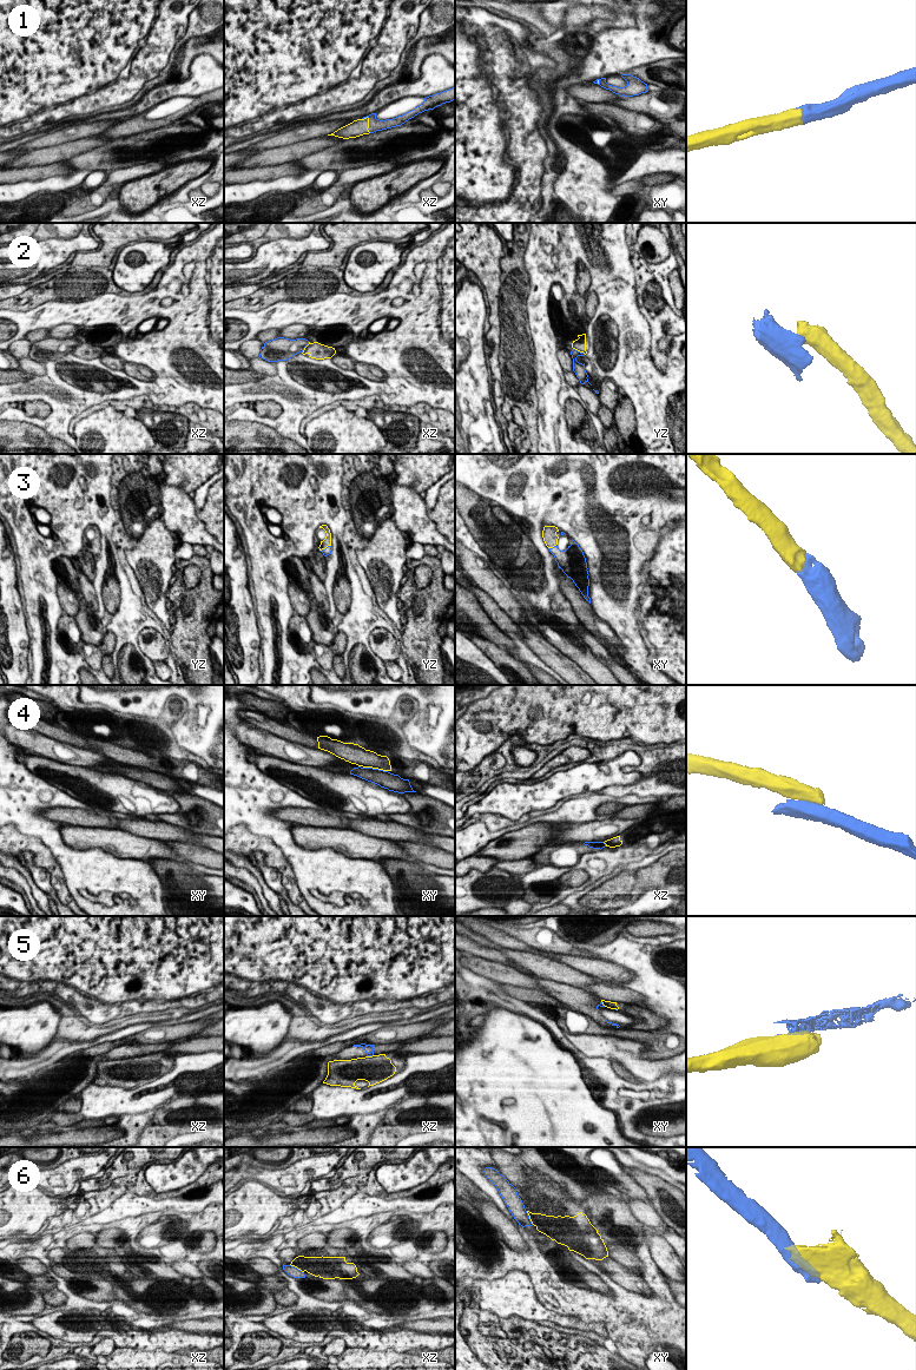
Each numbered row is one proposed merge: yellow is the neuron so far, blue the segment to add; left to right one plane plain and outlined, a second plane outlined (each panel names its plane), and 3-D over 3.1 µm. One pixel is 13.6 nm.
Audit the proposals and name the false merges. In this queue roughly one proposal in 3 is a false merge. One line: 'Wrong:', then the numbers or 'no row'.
Wrong: 2, 4, 5, 6

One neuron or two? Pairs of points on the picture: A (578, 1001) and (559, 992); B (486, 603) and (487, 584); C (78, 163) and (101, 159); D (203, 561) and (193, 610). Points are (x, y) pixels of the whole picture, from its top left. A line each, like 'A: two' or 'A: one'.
A: one
B: two
C: one
D: one

